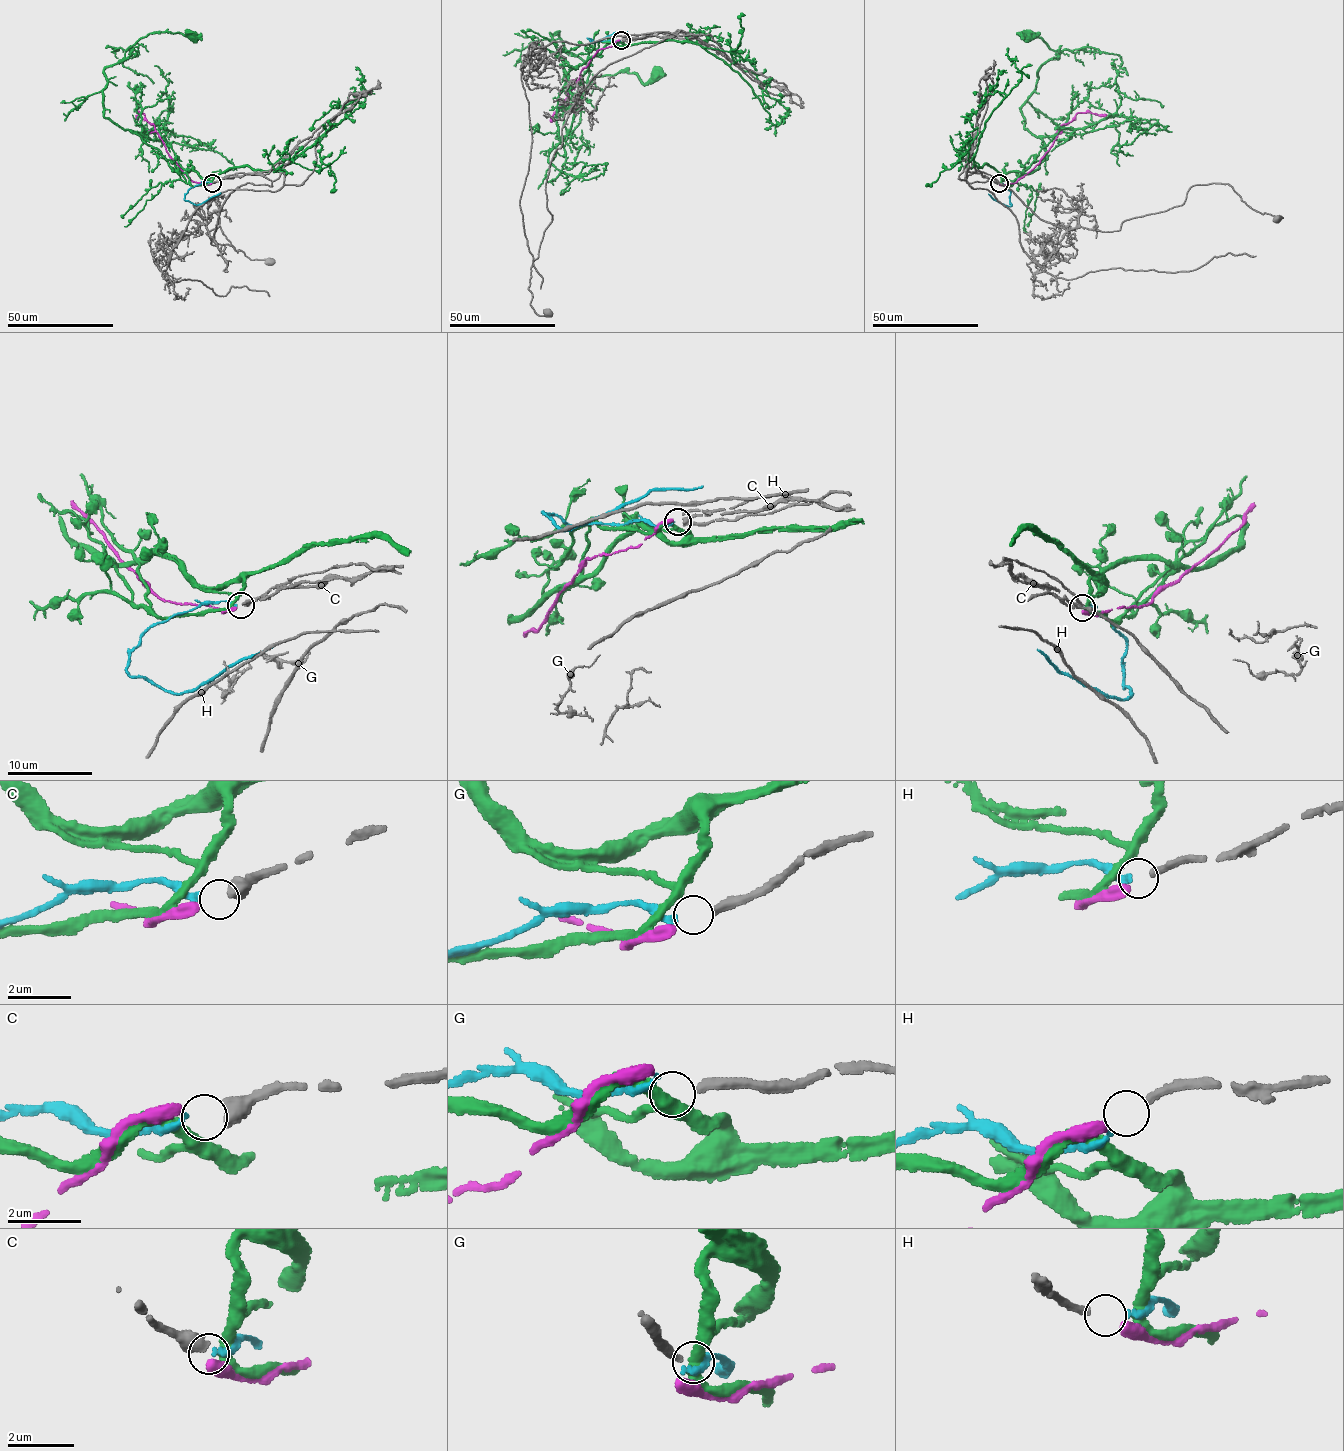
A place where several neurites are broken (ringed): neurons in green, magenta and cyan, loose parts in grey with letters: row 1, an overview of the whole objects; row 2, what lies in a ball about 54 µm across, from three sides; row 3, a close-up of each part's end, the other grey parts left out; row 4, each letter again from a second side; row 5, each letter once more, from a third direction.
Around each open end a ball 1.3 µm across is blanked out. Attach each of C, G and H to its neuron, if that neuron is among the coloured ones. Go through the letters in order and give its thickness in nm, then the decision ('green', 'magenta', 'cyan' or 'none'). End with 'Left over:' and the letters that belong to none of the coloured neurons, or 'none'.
C: calibre 440 nm; cyan
G: calibre 260 nm; none
H: calibre 200 nm; magenta
Left over: G

